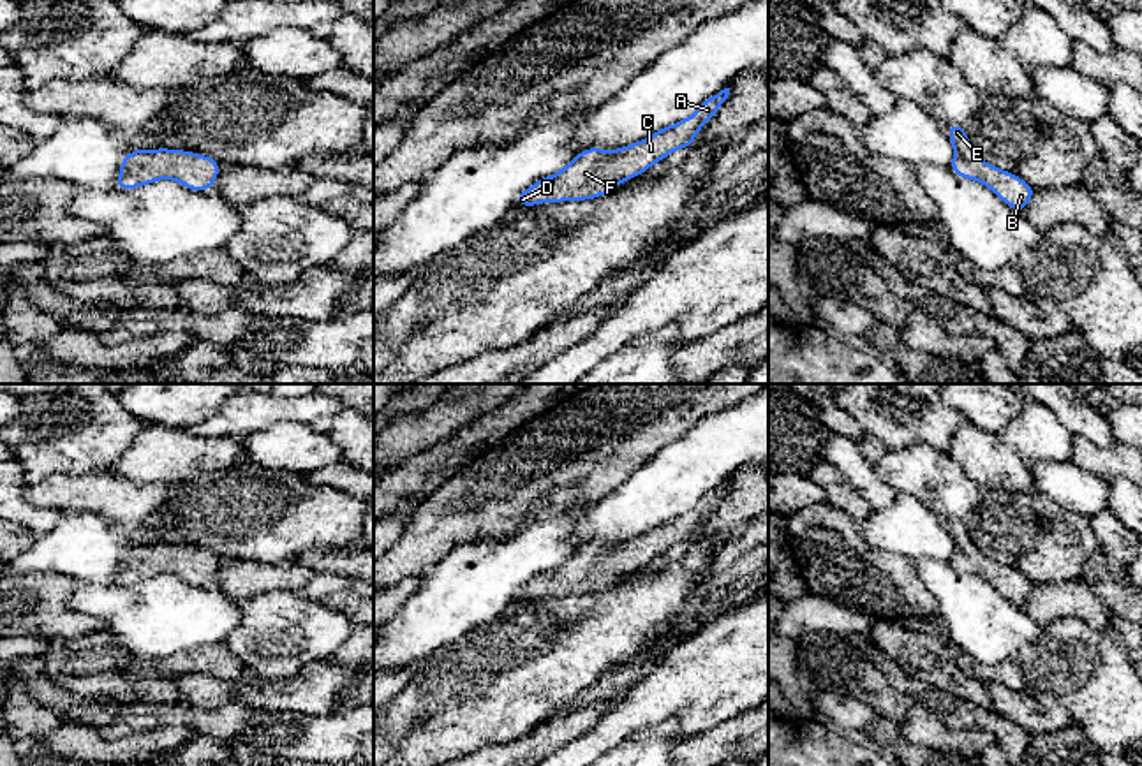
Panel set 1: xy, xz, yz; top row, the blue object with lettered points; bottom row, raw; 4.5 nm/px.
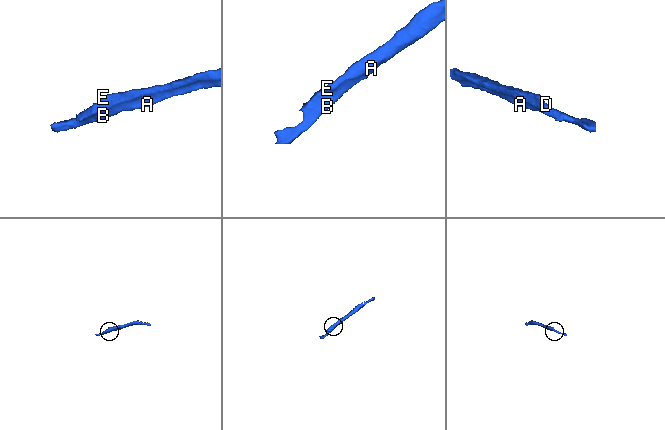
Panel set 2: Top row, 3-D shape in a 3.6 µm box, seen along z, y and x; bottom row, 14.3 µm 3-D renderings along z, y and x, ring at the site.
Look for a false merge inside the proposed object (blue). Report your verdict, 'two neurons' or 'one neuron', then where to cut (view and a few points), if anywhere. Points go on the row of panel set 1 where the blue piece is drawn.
one neuron | no cut

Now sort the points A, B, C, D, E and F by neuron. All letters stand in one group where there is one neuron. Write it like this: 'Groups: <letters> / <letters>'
Groups: A B C D E F

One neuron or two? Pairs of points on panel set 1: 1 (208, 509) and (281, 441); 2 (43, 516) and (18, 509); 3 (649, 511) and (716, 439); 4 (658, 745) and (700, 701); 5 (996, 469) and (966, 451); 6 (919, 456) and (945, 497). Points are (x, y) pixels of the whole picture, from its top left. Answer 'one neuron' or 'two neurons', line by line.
1: two neurons
2: one neuron
3: one neuron
4: two neurons
5: one neuron
6: one neuron

